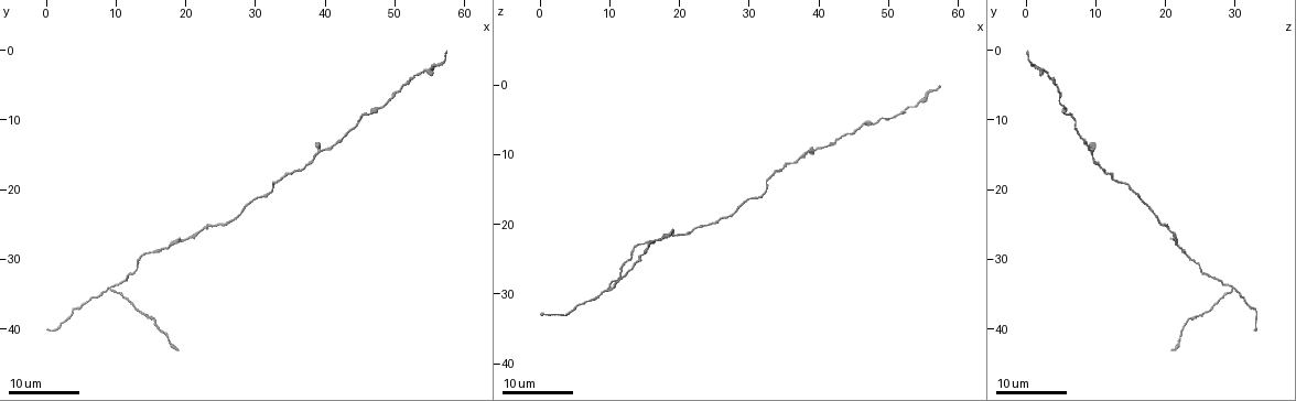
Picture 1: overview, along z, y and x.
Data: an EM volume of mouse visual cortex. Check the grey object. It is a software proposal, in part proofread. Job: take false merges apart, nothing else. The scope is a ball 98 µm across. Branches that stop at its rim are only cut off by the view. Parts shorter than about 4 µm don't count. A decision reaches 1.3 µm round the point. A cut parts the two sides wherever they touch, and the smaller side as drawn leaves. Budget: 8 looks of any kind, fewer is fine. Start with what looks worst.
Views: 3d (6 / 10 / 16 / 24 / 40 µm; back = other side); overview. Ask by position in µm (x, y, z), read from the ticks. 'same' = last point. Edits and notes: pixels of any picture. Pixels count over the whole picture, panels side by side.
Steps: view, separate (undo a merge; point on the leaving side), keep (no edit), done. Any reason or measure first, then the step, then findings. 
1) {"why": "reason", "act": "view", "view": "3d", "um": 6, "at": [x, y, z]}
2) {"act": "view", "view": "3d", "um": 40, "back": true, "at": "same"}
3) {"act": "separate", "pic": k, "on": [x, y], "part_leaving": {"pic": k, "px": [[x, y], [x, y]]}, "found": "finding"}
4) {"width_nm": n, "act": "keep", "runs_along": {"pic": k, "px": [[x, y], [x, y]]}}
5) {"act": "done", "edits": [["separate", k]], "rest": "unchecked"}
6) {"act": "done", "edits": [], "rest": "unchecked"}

{"act": "view", "view": "3d", "um": 16, "at": [9.0, 34.5, 29.5]}

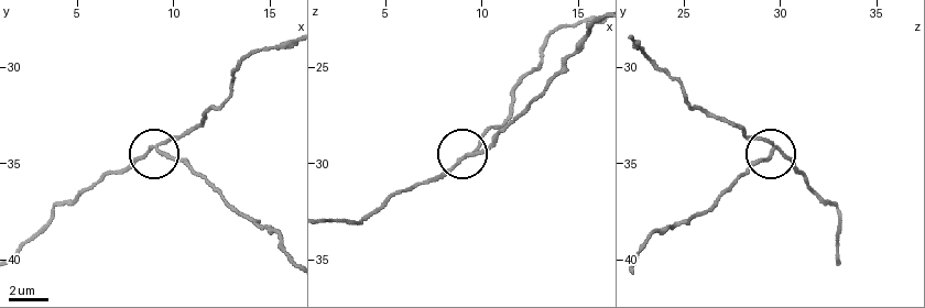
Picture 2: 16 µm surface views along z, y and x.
{"why": "zoom in", "act": "view", "view": "3d", "um": 6, "at": [9.5, 34.6, 29.5]}

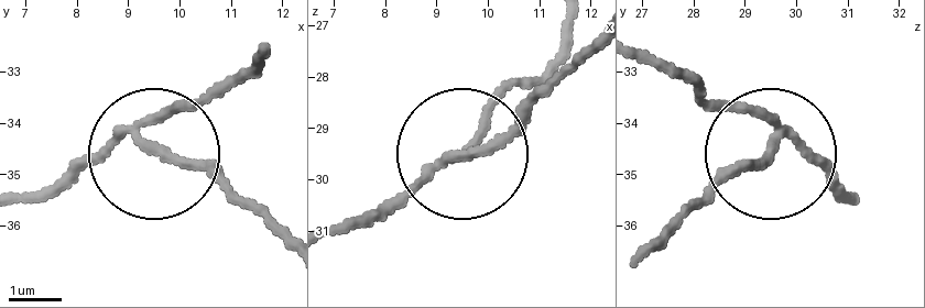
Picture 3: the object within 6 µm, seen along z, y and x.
{"arms": 3, "act": "separate", "pic": 3, "on": [208, 162], "part_leaving": {"pic": 3, "px": [[143, 139], [218, 178], [284, 243]]}, "found": "two neurons meet here"}

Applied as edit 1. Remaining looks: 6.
{"why": "thin neck", "act": "view", "view": "3d", "um": 16, "at": [17.0, 28.5, 22.0]}

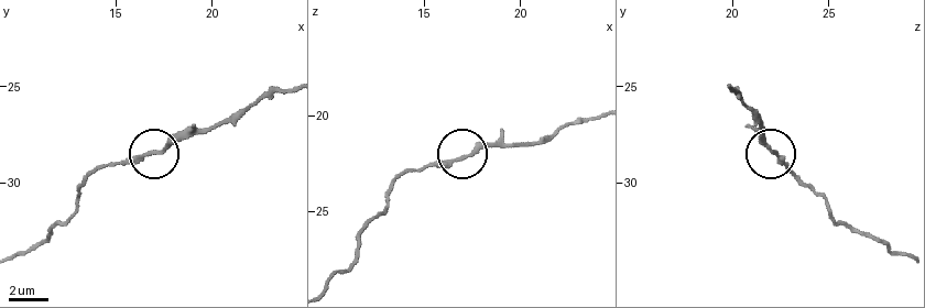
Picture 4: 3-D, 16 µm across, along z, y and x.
{"act": "view", "view": "3d", "um": 6, "at": [17.2, 28.4, 22.2]}

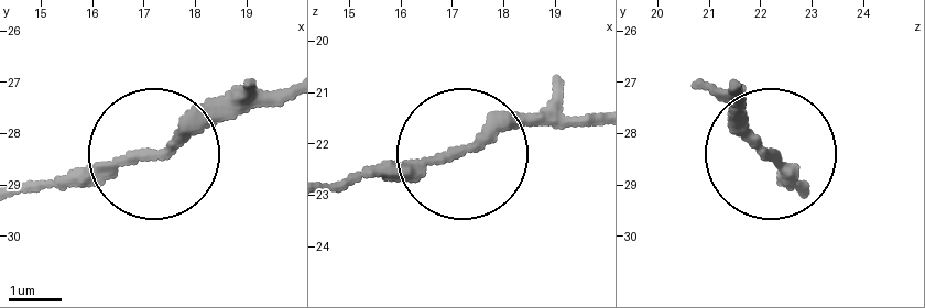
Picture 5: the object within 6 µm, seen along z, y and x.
{"why": "from behind", "act": "view", "view": "3d", "um": 6, "back": true, "at": [17.10, 28.40, 22.15]}

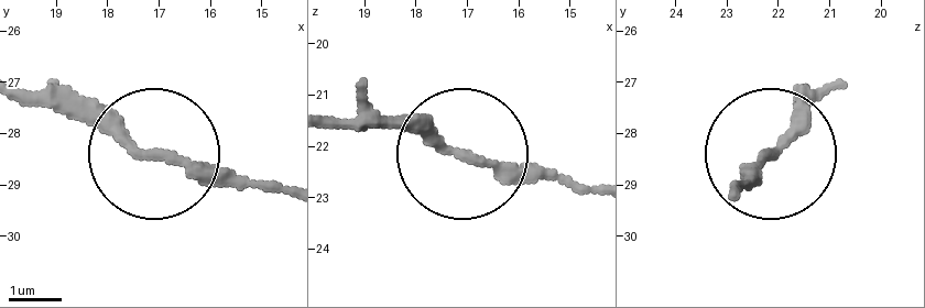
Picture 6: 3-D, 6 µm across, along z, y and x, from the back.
{"width_nm": 180, "act": "keep", "runs_along": {"pic": 6, "px": [[328, 127], [420, 127], [591, 188]]}, "found": "one neuron here"}

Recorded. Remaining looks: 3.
{"why": "calibre changes", "act": "view", "view": "3d", "um": 16, "at": [48.5, 8.0, 5.0]}

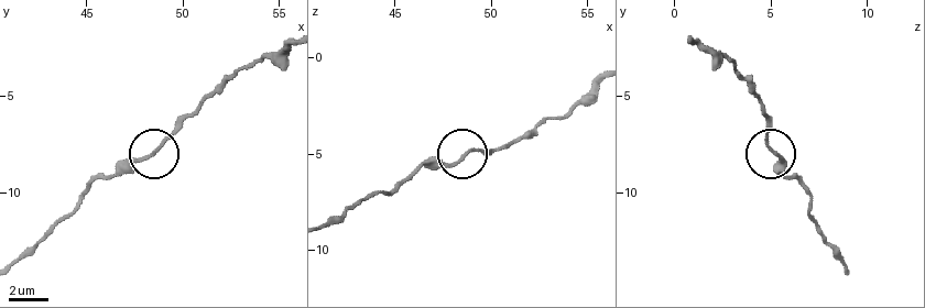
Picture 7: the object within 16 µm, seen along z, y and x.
{"act": "view", "view": "3d", "um": 6, "at": [48.2, 8.1, 5.5]}

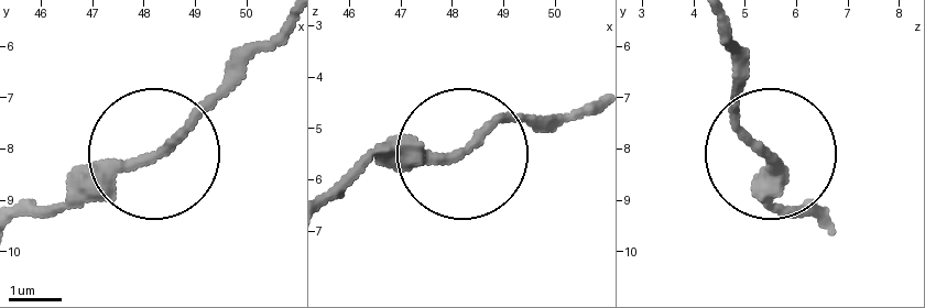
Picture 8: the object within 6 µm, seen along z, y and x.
{"act": "keep", "runs_along": {"pic": 8, "px": [[19, 216], [97, 194], [238, 70]]}, "found": "continuous, no second neuron"}

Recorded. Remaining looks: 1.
{"act": "done", "edits": [["separate", 3]], "rest": "unchecked"}

